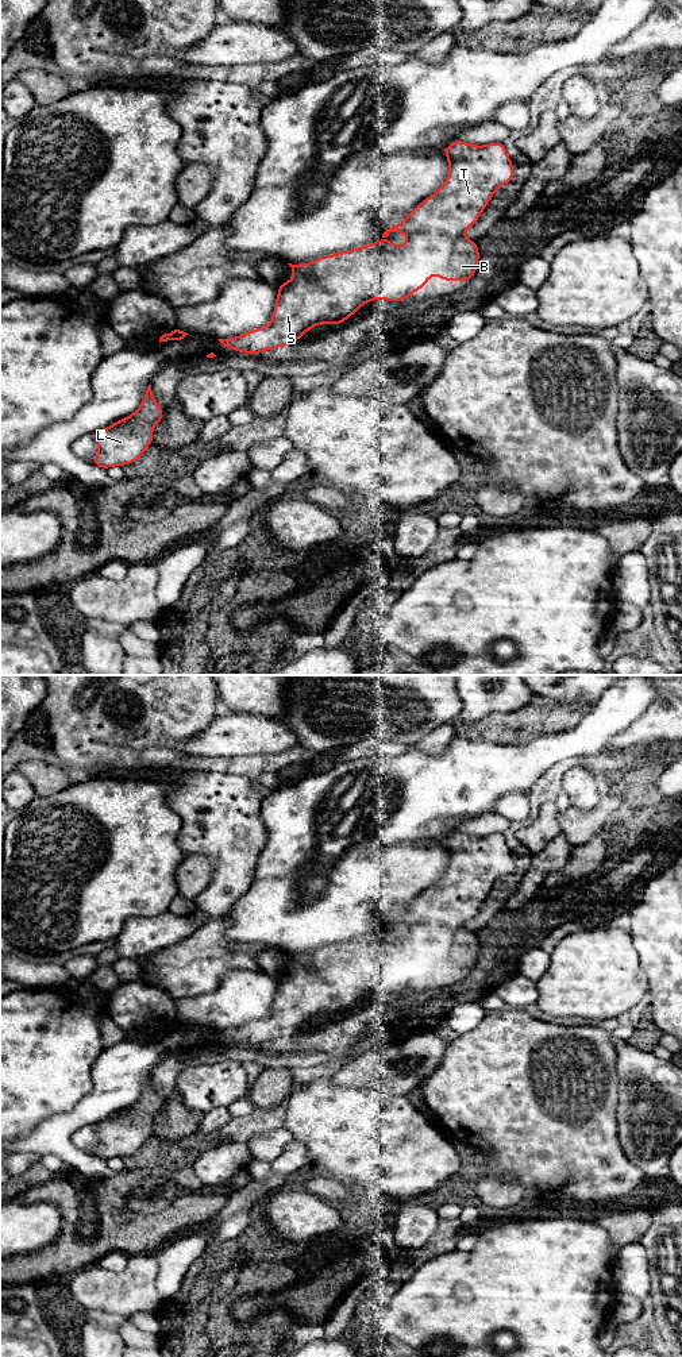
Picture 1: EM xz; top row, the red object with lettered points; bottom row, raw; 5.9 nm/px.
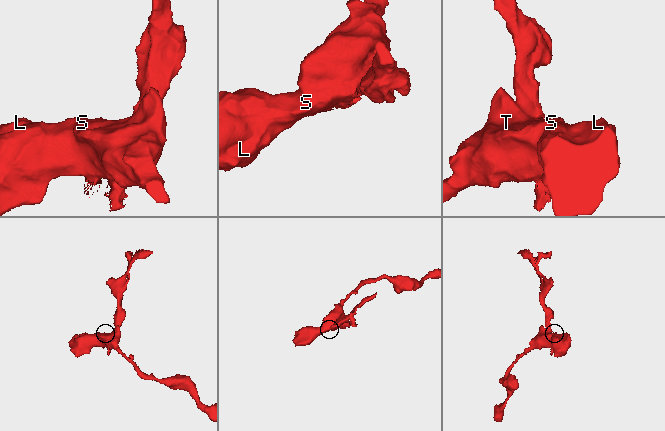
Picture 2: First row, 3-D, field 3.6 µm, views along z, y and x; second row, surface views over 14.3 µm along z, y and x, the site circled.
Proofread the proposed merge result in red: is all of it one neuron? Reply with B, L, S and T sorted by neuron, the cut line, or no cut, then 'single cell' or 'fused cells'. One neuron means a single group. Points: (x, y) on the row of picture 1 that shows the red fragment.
groups B L S T; cut none; single cell

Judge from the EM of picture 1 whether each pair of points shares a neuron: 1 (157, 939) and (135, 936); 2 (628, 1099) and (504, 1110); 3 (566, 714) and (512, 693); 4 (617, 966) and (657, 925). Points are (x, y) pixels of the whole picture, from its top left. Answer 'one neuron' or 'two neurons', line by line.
1: one neuron
2: two neurons
3: two neurons
4: two neurons

